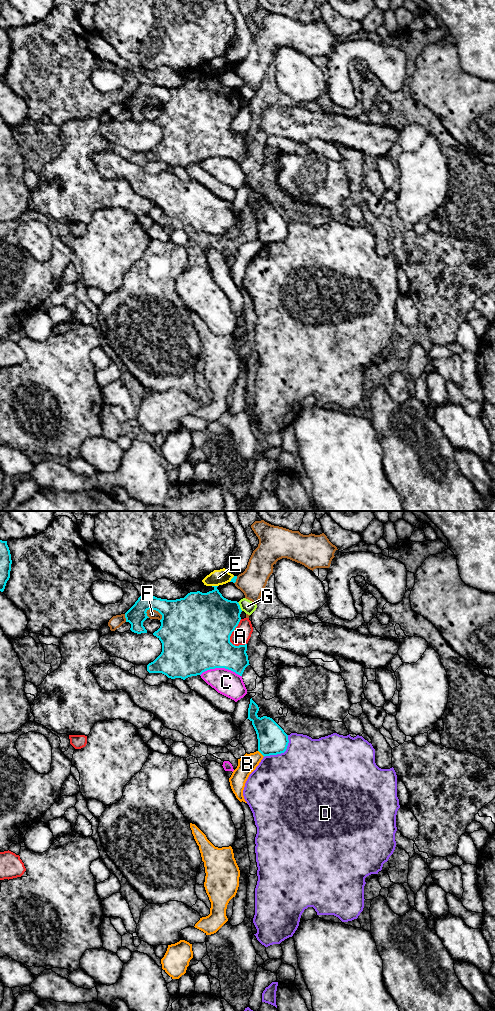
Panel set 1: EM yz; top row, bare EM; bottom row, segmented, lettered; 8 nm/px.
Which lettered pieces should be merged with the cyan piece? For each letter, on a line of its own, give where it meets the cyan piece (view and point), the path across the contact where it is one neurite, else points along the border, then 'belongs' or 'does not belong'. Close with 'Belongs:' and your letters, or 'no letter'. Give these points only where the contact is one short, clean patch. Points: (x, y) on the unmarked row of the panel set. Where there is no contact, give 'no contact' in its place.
A: yz (231, 121) | does not belong
B: yz (261, 241) | along yz (258, 238), (264, 244) | does not belong
C: yz (221, 155) | does not belong
D: yz (282, 240) | along yz (288, 223), (288, 233), (283, 240), (264, 245) | does not belong
E: yz (215, 74) | does not belong
F: yz (155, 97) | does not belong
G: yz (239, 94) | does not belong
Belongs: no letter

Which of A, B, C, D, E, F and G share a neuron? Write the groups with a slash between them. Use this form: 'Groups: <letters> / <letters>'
Groups: A / B / C / D / E / F / G

